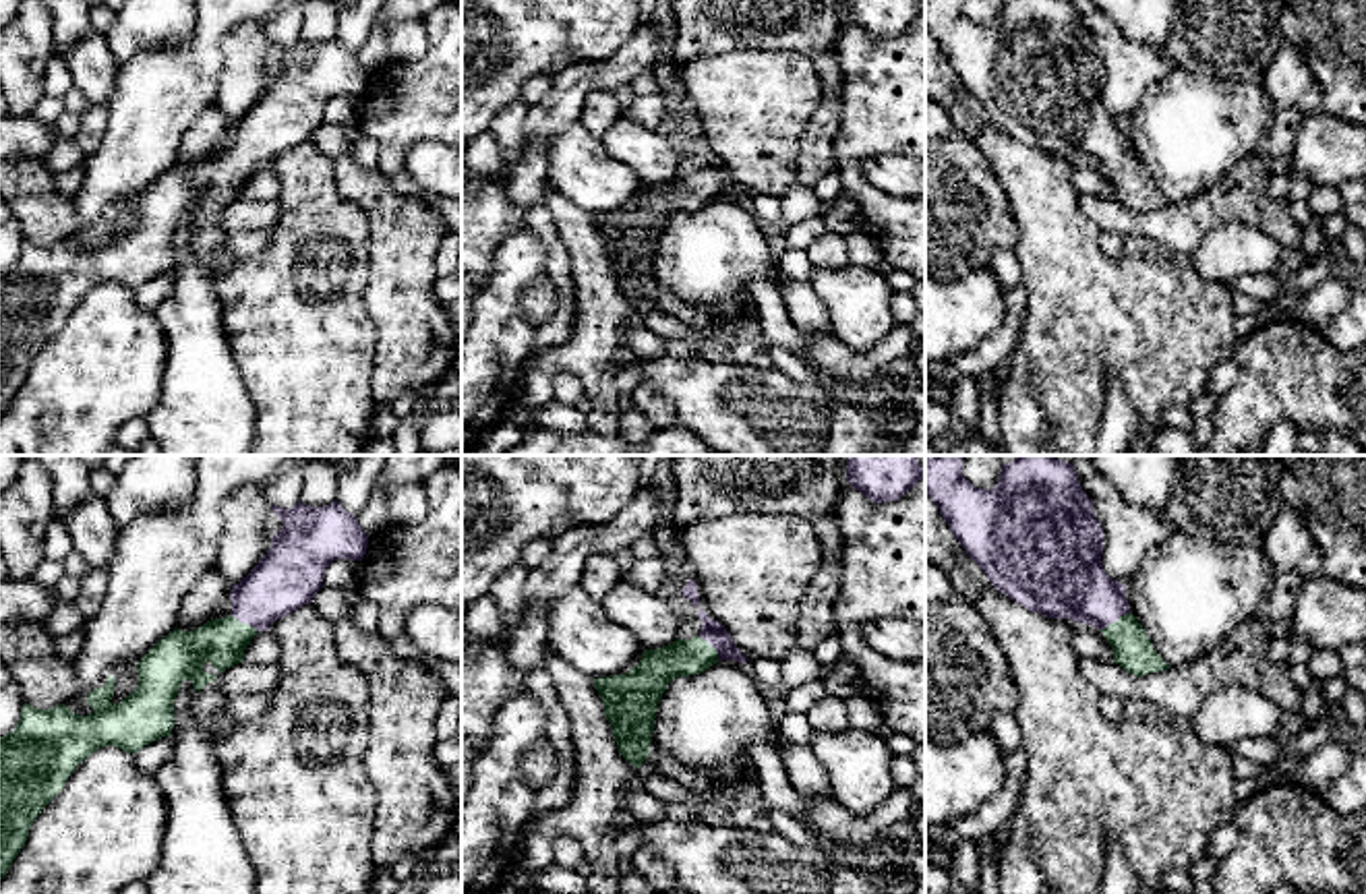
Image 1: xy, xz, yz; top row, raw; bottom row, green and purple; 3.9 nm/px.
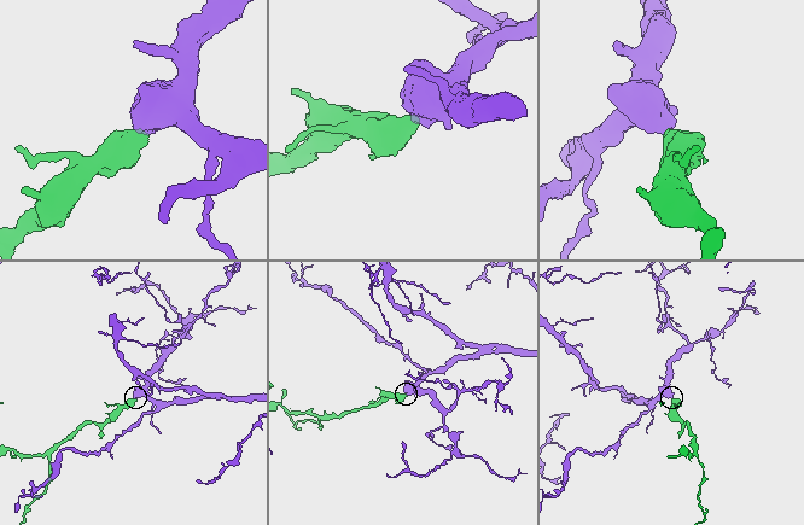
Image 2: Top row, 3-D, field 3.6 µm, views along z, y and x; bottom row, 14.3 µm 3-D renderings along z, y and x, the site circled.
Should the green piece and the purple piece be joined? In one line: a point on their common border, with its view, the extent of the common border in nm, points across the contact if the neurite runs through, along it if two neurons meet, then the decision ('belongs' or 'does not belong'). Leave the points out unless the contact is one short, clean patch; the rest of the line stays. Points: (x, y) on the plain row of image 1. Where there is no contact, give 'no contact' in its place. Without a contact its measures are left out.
meets green in yz at (1118, 156); contact 140 nm long; runs through yz (1133, 187), (1118, 156), (1100, 137), (1066, 118); belongs

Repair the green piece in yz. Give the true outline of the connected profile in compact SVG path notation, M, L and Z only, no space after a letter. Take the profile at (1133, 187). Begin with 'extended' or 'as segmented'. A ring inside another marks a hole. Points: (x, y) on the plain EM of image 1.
extended | M925 0L925 29L938 41L958 81L985 108L996 126L1031 149L1097 163L1113 186L1113 199L1136 213L1169 205L1132 151L1126 122L1103 108L1103 64L1072 0L1002 0L993 27L969 19L962 12L962 0Z

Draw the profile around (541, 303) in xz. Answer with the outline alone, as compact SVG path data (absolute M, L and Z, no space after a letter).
M538 284L522 298L522 312L540 329L557 310L557 292L553 286Z

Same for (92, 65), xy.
M91 29L62 56L75 87L89 99L89 103L108 103L116 87L116 72L120 62L103 33Z

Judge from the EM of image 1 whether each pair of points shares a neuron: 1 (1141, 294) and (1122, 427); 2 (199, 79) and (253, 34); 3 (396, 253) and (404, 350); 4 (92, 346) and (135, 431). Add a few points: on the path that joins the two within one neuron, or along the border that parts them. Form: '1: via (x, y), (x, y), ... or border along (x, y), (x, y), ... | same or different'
1: border along (1106, 373), (1118, 381), (1137, 419), (1139, 433) | different
2: border along (247, 21), (222, 40), (222, 73), (214, 102) | different
3: via (402, 278), (404, 325) | same
4: border along (143, 416), (129, 419), (114, 433) | different

